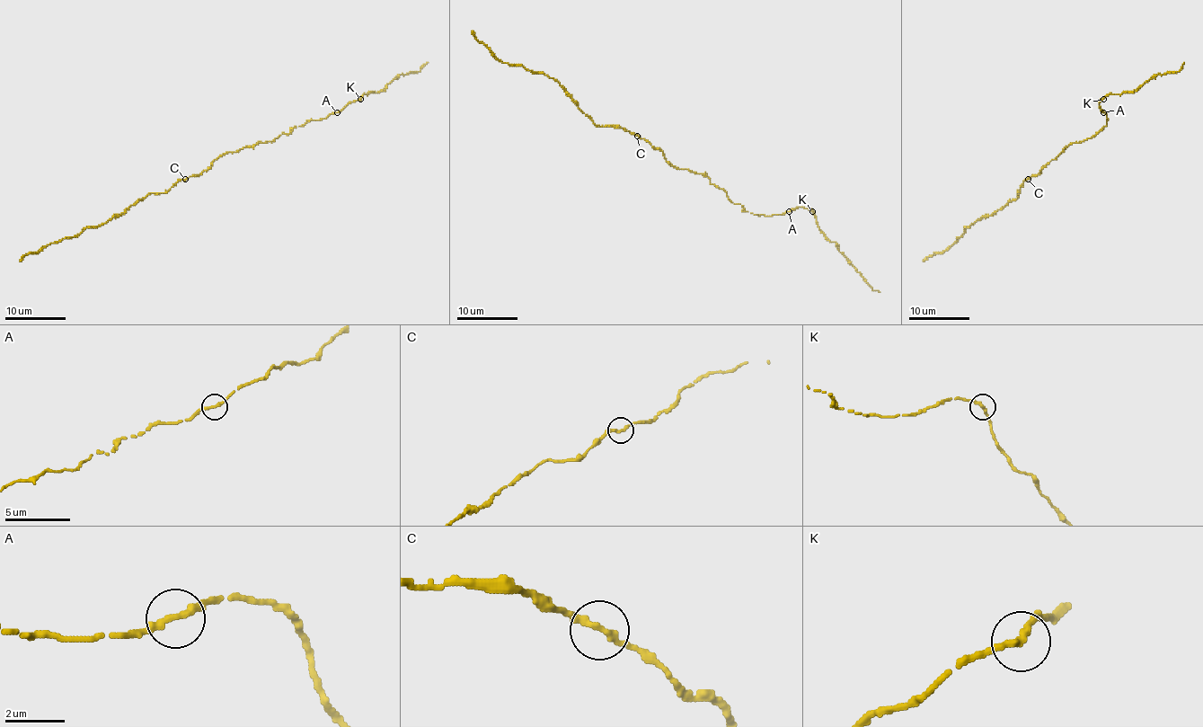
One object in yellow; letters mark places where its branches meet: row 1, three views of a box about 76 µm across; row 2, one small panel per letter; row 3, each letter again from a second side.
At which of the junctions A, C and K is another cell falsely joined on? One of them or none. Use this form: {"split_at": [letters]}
{"split_at": []}

